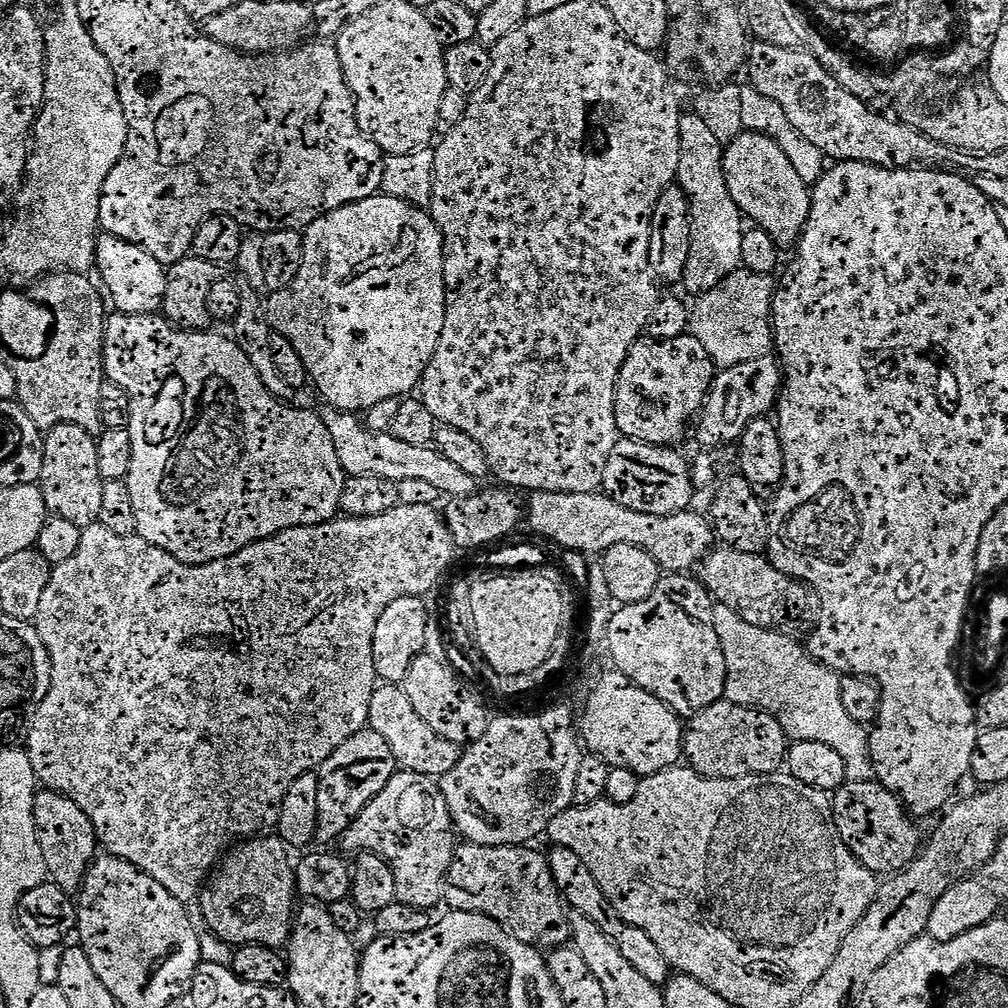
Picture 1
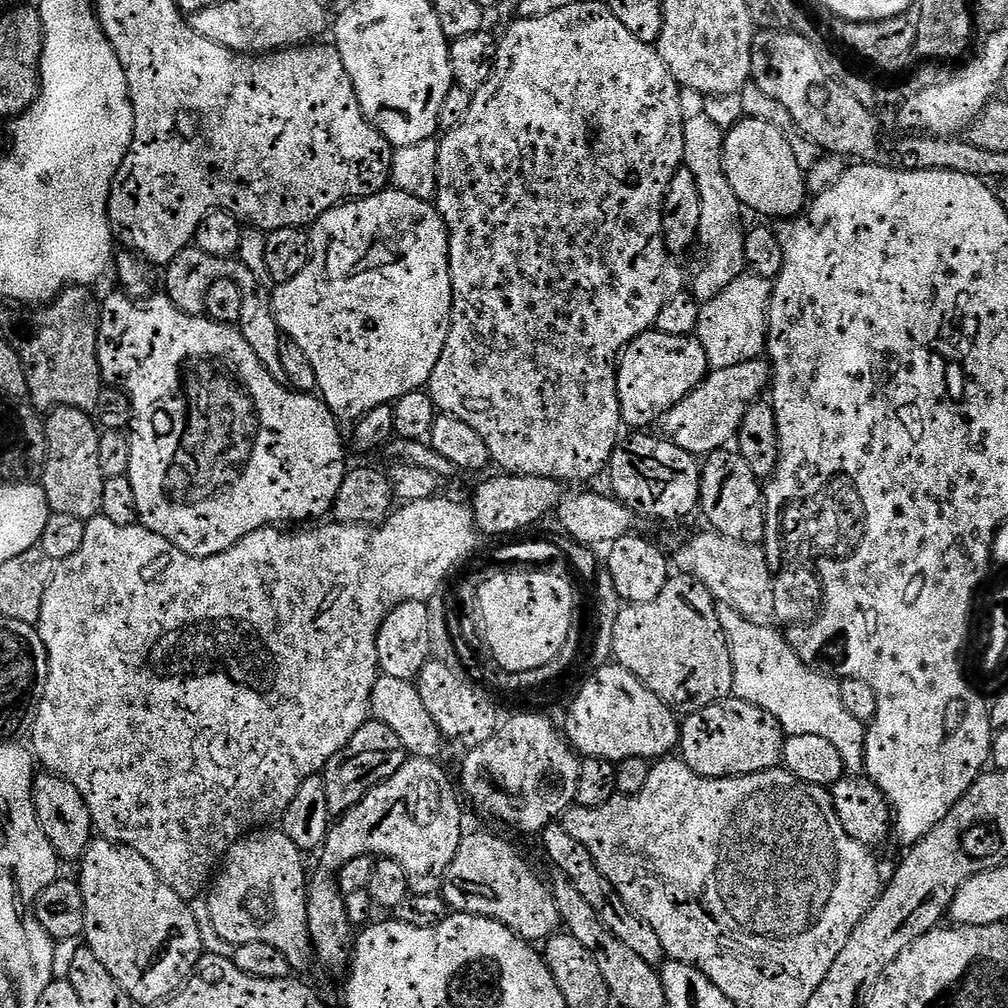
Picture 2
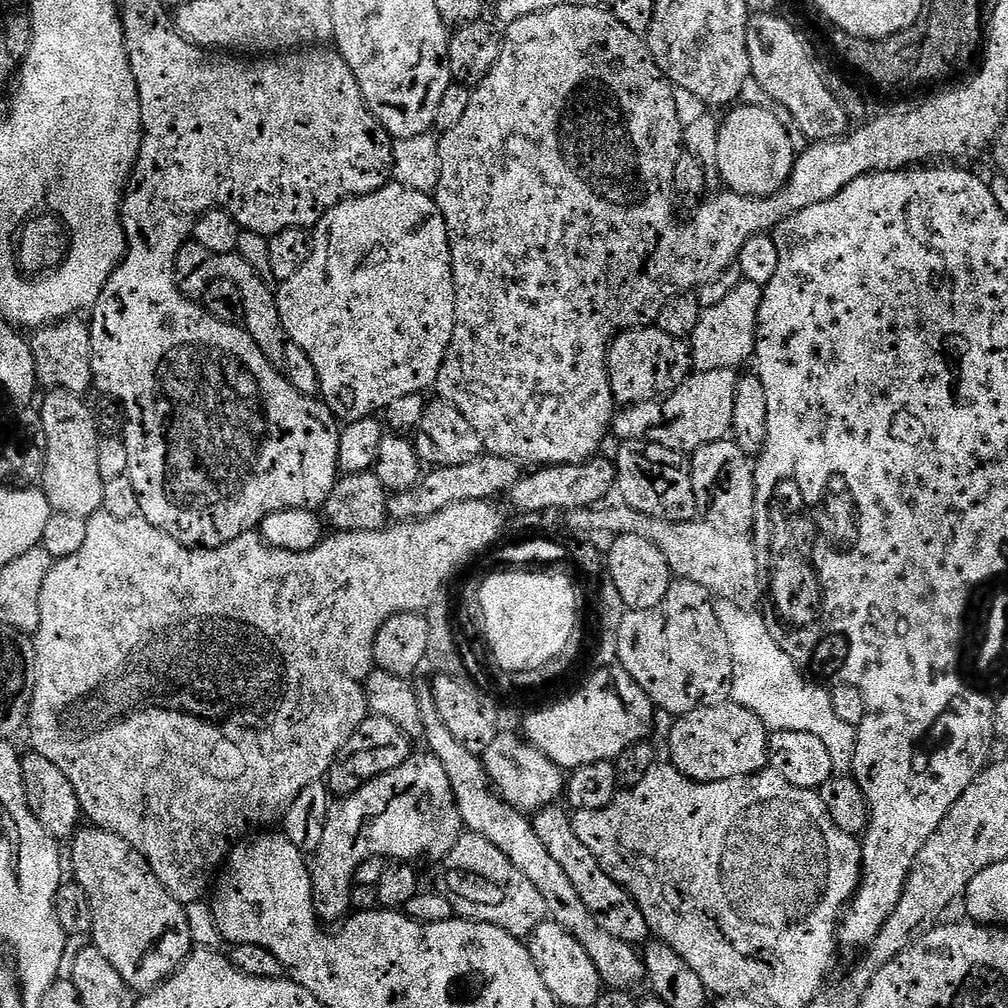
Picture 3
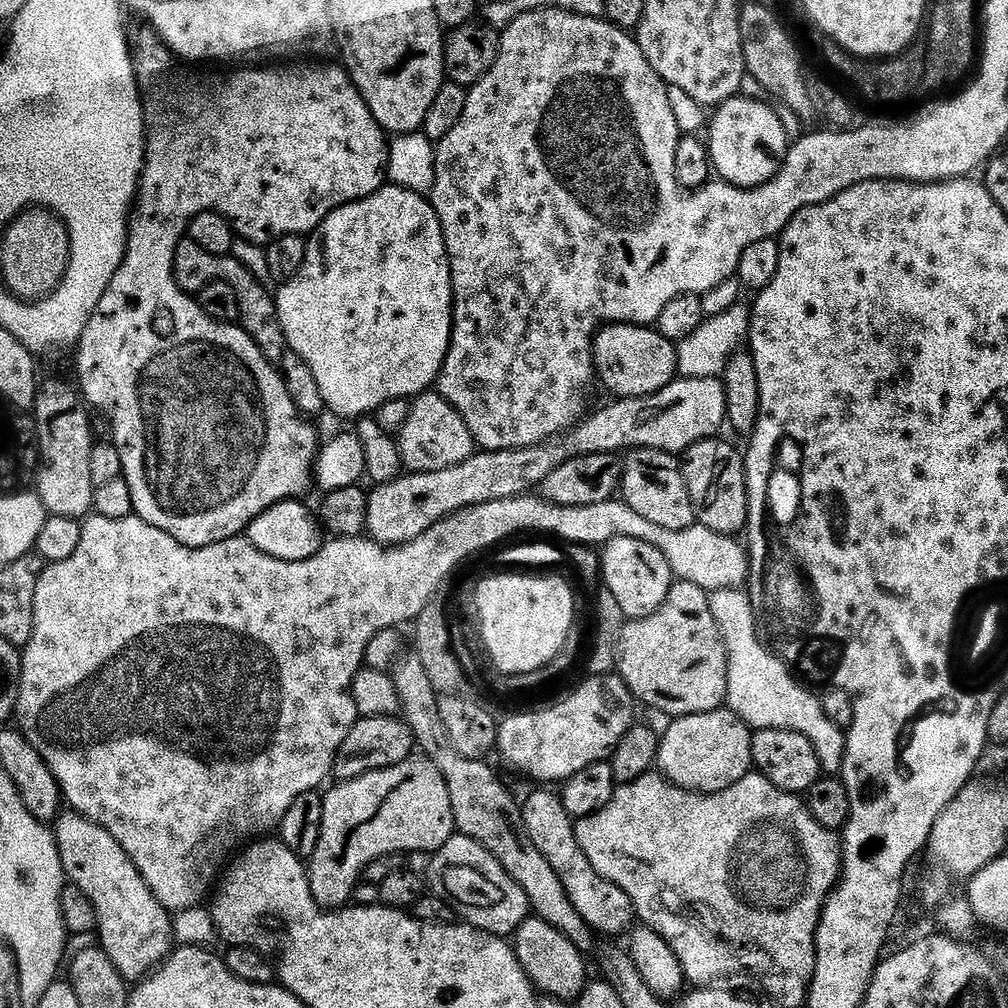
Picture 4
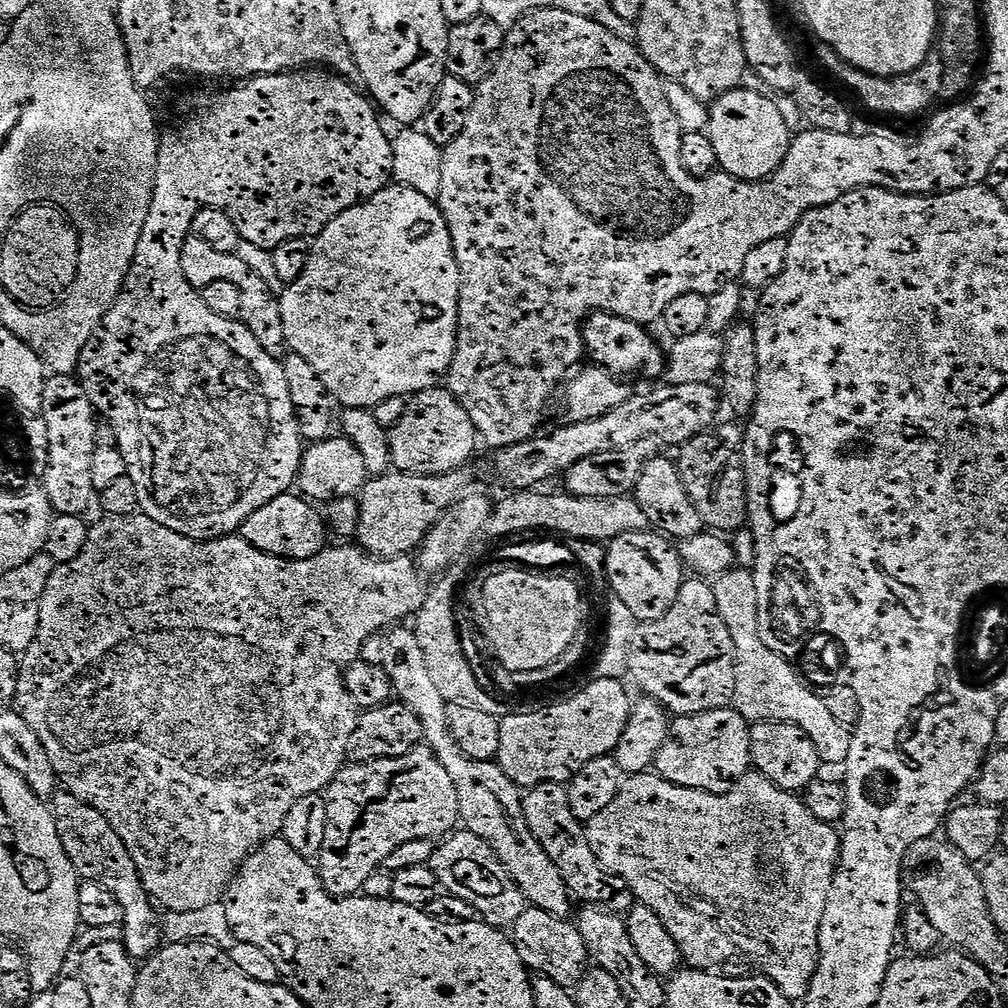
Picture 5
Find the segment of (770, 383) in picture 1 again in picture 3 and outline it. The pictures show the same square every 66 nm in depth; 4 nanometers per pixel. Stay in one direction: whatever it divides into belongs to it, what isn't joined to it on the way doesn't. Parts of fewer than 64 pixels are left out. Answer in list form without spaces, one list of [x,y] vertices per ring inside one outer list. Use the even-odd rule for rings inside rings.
[[[734,368],[710,370],[709,372],[697,371],[695,374],[689,375],[688,379],[679,388],[659,401],[660,409],[656,412],[656,421],[649,426],[648,432],[644,432],[643,411],[645,409],[640,406],[628,406],[623,410],[617,411],[610,425],[611,431],[614,433],[614,436],[616,432],[617,441],[620,442],[625,440],[642,440],[646,436],[646,439],[650,442],[654,442],[658,446],[666,446],[666,450],[674,450],[675,452],[683,452],[685,454],[696,452],[702,446],[725,439],[731,433],[740,379],[741,377],[738,375],[737,369]]]

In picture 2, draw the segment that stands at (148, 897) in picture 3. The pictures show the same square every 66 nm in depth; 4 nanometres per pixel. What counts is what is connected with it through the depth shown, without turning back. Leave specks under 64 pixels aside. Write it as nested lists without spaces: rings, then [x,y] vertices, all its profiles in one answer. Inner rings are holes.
[[[103,838],[93,839],[80,857],[78,867],[78,887],[80,897],[84,900],[83,943],[94,950],[94,958],[106,966],[110,978],[114,978],[121,992],[133,1005],[159,1005],[160,1001],[168,999],[187,981],[202,955],[198,922],[194,920],[189,901],[174,894],[174,890],[162,882],[154,866],[150,866],[142,854],[127,848],[125,844],[114,844]]]

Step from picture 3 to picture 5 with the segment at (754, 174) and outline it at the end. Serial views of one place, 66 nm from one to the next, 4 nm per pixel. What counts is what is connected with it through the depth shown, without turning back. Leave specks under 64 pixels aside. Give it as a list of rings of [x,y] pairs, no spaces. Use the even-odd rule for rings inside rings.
[[[743,87],[735,88],[711,105],[707,134],[710,142],[714,142],[719,167],[739,180],[766,180],[774,175],[794,139],[786,122],[782,122],[782,114],[774,106],[771,95]]]

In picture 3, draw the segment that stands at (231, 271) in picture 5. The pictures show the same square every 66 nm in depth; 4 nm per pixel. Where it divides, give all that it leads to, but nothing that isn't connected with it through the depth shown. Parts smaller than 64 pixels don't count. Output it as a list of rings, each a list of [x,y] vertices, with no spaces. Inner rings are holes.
[[[194,242],[183,244],[176,255],[176,263],[174,265],[176,273],[176,287],[180,289],[180,293],[189,300],[196,302],[203,297],[204,292],[210,286],[212,280],[218,278],[230,278],[230,282],[234,282],[234,286],[241,291],[243,302],[243,327],[250,334],[254,342],[258,340],[258,328],[260,324],[264,324],[264,340],[268,340],[268,332],[276,332],[276,319],[280,317],[278,314],[278,306],[276,305],[276,292],[273,286],[267,285],[266,282],[255,272],[254,267],[250,263],[244,261],[236,252],[230,254],[210,254],[210,250],[206,250],[203,246],[198,246]],[[248,284],[252,284],[252,296],[248,296],[242,288],[248,288]]]

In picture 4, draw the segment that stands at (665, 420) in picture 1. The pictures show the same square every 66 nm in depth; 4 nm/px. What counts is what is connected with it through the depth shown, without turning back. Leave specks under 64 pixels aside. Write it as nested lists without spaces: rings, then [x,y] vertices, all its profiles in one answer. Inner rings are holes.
[[[609,324],[600,329],[592,341],[592,360],[596,365],[596,376],[609,388],[616,398],[625,396],[653,396],[665,388],[672,380],[677,379],[676,351],[677,345],[667,340],[655,327],[638,324]]]

